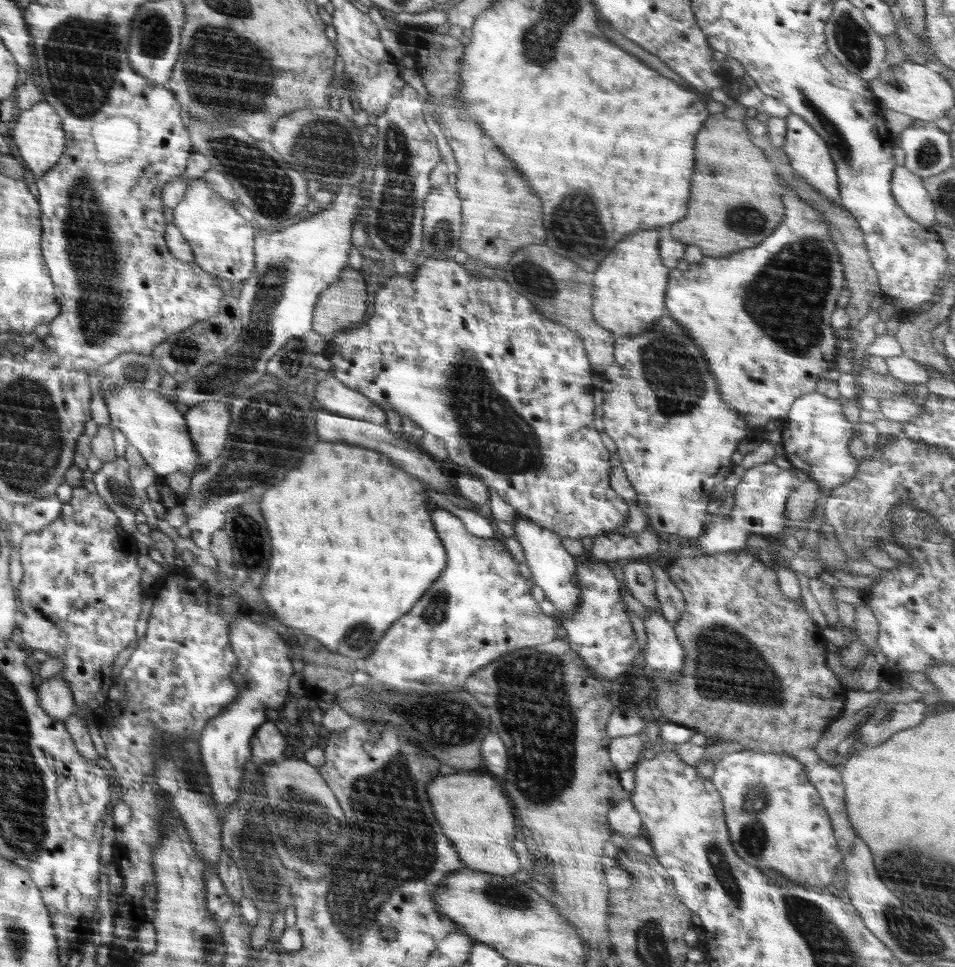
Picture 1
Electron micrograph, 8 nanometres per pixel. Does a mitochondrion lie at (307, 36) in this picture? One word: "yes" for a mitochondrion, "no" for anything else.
no

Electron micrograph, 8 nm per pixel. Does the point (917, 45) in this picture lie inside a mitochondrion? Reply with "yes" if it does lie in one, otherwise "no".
no

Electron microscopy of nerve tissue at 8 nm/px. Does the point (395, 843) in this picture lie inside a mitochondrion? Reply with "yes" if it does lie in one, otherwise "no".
yes

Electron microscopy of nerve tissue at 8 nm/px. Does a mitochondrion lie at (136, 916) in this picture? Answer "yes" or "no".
no

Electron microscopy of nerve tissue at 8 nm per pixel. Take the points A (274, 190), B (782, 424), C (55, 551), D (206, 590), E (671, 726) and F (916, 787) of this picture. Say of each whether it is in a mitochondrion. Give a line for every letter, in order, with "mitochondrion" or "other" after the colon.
A: mitochondrion
B: other
C: other
D: other
E: other
F: other

